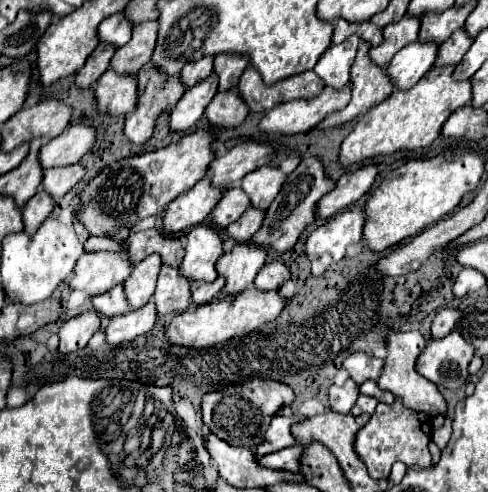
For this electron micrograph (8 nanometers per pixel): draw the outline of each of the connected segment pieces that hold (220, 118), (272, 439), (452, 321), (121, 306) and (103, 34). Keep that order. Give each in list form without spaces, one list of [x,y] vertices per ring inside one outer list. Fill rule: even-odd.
[[[228,90],[228,92],[216,92],[216,96],[206,108],[206,118],[210,120],[212,126],[234,128],[244,122],[248,112],[250,110],[244,104],[244,100],[240,100],[240,94],[236,90]]]
[[[276,414],[264,434],[264,440],[254,448],[254,454],[258,458],[262,458],[264,454],[270,454],[270,452],[276,452],[276,450],[282,450],[286,446],[294,446],[296,440],[290,432],[290,426],[294,422],[302,420],[302,416],[292,416],[292,418],[286,418],[286,416],[280,416]]]
[[[444,308],[436,314],[434,322],[432,322],[432,336],[434,338],[442,338],[446,334],[450,334],[456,326],[456,320],[460,318],[460,310],[456,308]]]
[[[122,284],[116,286],[116,288],[110,288],[108,292],[104,292],[104,294],[100,294],[100,296],[94,296],[92,302],[94,302],[96,312],[106,314],[108,318],[118,316],[118,314],[126,314],[126,312],[128,312],[128,302],[126,302]]]
[[[122,12],[112,14],[98,26],[98,36],[102,42],[112,42],[116,46],[124,46],[132,36],[132,26],[134,24],[128,24],[128,18]]]

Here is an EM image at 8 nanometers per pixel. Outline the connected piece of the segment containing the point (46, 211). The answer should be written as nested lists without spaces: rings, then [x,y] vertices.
[[[42,186],[38,188],[38,192],[28,200],[28,204],[22,208],[22,218],[24,218],[24,230],[26,232],[36,232],[38,226],[50,216],[54,208],[54,200],[52,196],[48,196]]]

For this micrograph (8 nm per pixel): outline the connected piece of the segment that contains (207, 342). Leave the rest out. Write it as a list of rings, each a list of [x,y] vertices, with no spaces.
[[[246,288],[244,292],[230,296],[230,300],[220,298],[208,304],[198,306],[196,310],[186,310],[170,322],[166,330],[166,338],[170,344],[176,346],[190,346],[190,348],[208,348],[218,342],[226,342],[234,336],[250,334],[252,330],[260,328],[264,322],[276,320],[284,308],[284,296],[280,296],[280,290],[272,292],[260,292],[256,288]]]

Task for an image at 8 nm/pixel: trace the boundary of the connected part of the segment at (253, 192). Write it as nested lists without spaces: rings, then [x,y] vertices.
[[[262,166],[244,176],[242,190],[248,194],[250,204],[254,208],[266,210],[270,202],[276,198],[276,194],[280,192],[284,180],[286,180],[286,174],[282,174],[278,168]]]

